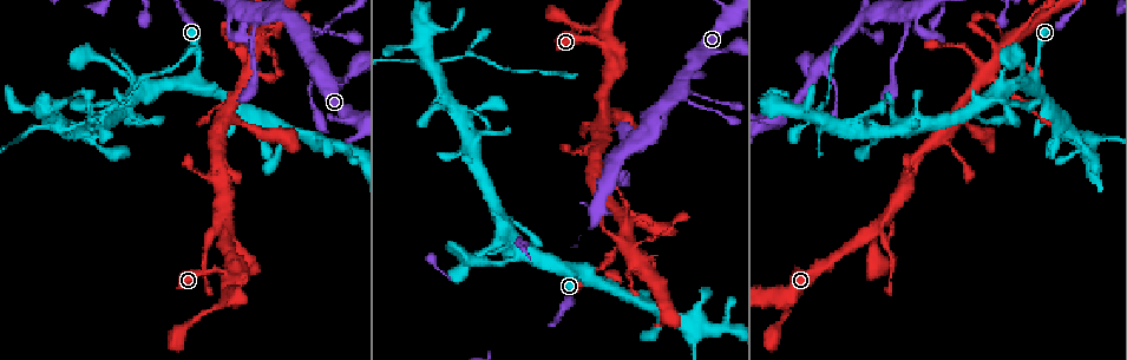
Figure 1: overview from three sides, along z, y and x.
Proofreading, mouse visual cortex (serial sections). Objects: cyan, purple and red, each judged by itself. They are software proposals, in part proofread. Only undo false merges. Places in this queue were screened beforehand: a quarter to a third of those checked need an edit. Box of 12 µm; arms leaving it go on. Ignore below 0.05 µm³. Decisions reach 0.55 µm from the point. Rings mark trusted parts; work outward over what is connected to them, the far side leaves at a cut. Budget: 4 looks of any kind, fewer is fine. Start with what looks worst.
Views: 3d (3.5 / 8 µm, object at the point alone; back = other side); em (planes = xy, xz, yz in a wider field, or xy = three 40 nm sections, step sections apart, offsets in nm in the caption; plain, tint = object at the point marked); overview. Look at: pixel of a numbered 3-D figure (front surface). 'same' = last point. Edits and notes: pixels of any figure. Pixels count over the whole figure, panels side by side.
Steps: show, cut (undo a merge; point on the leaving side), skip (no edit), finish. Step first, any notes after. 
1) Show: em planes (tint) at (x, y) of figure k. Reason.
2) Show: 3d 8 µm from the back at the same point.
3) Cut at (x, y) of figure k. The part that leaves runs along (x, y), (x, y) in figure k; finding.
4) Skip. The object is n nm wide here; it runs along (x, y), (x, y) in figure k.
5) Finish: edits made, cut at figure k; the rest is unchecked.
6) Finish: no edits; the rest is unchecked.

Show: 3d 3.5 µm at (1035, 77) of figure 1.

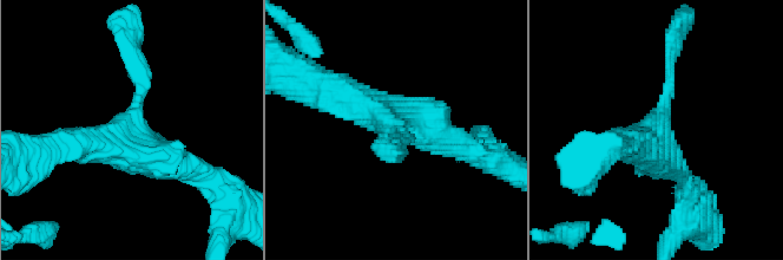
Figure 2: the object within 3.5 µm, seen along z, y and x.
Show: em xy step 3 (tint) at (655, 132) of figure 2. 3 arms meet here; the arms are 150, 450, 450 nm wide.

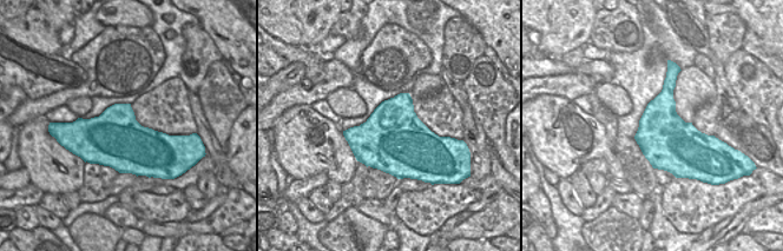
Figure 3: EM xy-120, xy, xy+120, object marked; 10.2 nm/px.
Skip. It runs along (136, 56), (127, 132), (63, 143) in figure 2; continuous, no second cell.

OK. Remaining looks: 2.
Show: 3d 3.5 µm at (313, 139) of figure 1. Looks like a crossing.

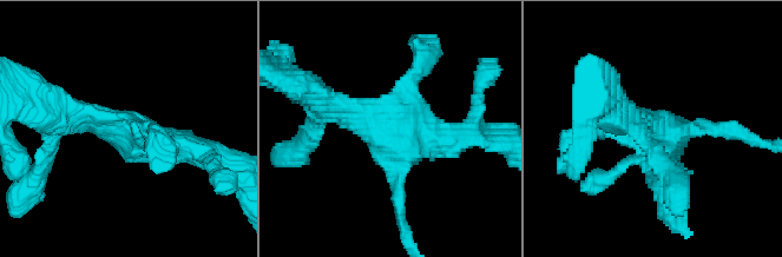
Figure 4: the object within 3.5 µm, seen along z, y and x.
Show: em planes (tint) at (663, 132) of figure 4. 4 arms meet here; the arms are 200, 200, 250, 350 nm wide.

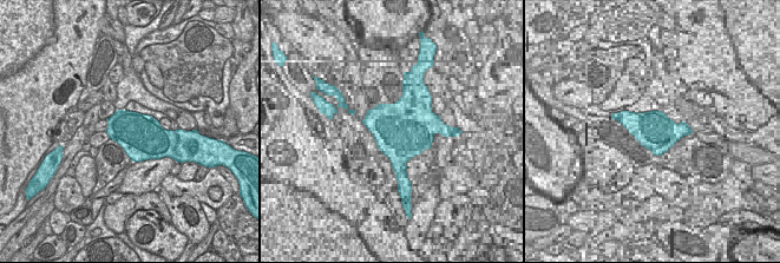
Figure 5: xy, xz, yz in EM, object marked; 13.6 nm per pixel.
Skip. It runs along (76, 116), (214, 159) in figure 4; one cell here.

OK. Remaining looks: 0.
Finish: no edits; the rest is unchecked.

